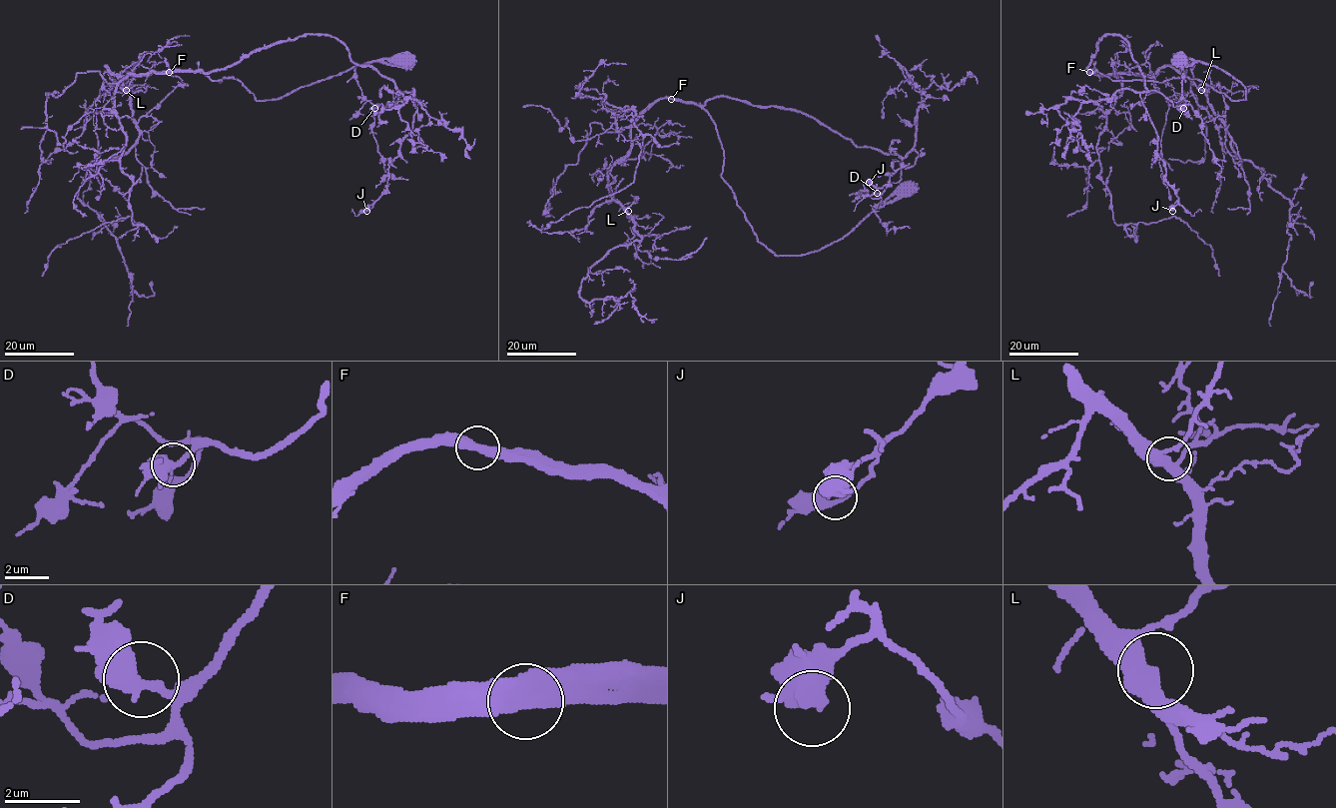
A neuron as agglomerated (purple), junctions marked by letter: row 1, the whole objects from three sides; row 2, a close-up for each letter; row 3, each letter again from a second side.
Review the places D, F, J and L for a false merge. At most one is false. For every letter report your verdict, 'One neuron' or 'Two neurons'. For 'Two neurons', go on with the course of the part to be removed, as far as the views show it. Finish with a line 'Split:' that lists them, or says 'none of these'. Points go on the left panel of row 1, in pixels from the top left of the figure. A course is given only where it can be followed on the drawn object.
D: One neuron
F: One neuron
J: One neuron
L: One neuron
Split: none of these

